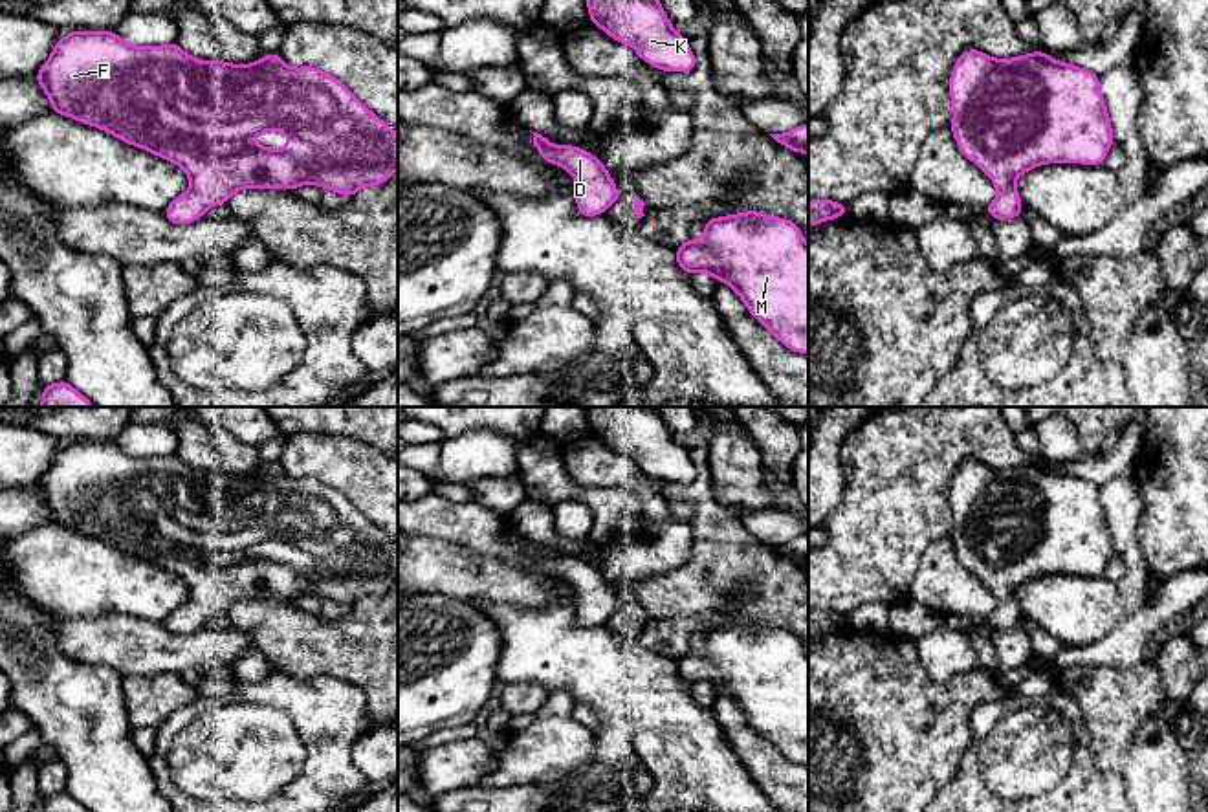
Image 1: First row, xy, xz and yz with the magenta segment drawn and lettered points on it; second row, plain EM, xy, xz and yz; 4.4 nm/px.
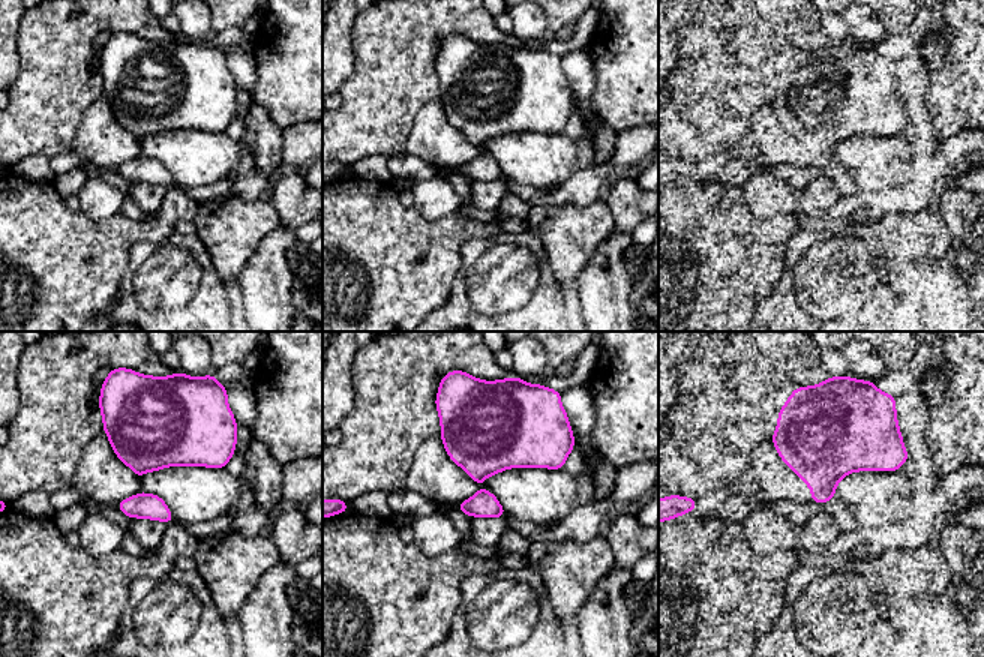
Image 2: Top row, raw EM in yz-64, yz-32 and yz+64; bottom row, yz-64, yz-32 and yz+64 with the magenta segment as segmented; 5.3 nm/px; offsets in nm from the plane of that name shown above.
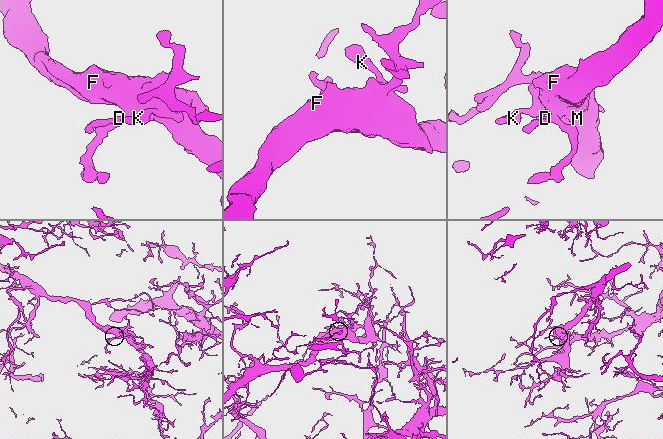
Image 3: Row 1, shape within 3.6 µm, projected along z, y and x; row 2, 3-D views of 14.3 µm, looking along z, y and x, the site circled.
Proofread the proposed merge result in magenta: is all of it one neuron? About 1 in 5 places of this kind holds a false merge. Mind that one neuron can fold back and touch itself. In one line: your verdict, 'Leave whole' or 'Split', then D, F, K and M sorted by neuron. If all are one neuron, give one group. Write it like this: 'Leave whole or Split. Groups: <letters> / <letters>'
Leave whole. Groups: D F K M

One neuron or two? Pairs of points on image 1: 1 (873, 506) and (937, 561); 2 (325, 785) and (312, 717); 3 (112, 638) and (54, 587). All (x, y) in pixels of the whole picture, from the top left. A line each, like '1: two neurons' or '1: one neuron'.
1: two neurons
2: one neuron
3: two neurons

